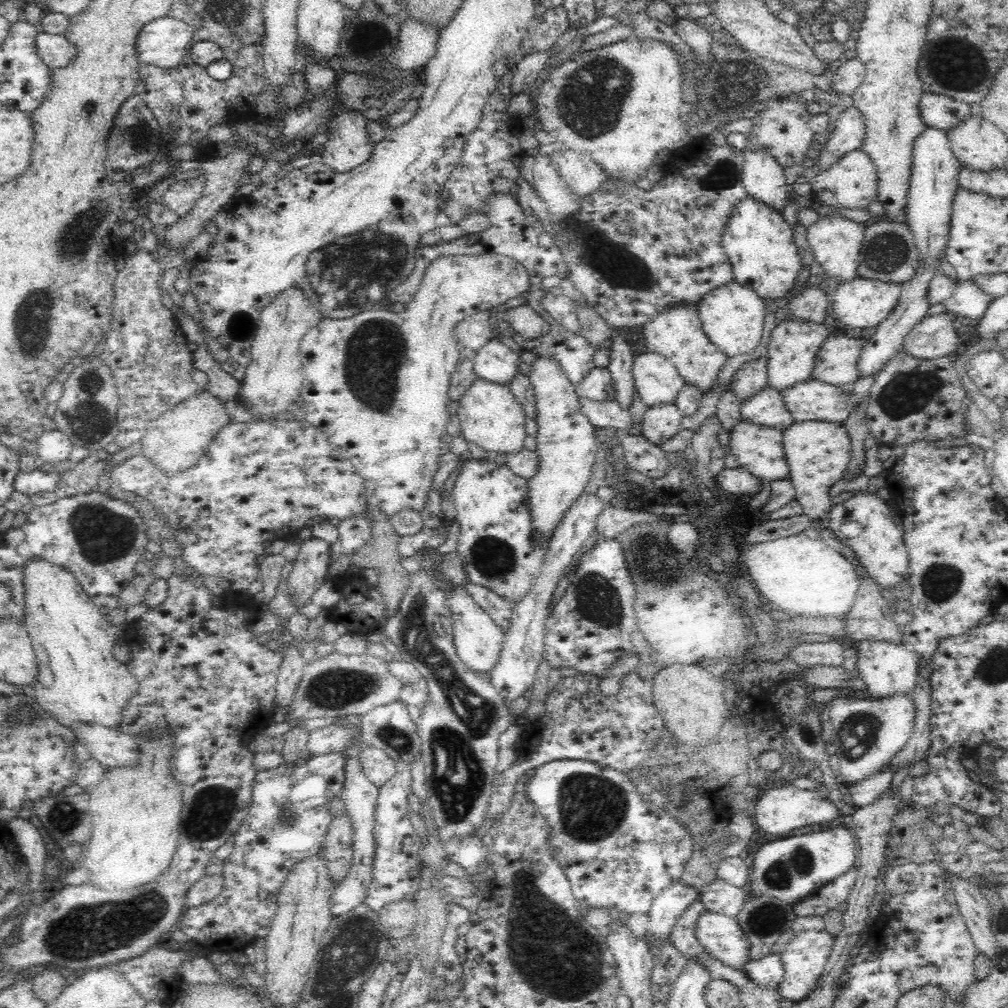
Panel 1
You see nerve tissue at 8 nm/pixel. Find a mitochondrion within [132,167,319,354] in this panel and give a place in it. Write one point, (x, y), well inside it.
(241, 325)

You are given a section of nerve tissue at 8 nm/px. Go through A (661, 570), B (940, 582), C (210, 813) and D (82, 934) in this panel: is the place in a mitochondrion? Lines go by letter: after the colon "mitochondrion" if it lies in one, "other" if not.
A: mitochondrion
B: mitochondrion
C: mitochondrion
D: mitochondrion

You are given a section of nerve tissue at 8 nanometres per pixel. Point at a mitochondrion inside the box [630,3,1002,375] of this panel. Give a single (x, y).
(954, 62)

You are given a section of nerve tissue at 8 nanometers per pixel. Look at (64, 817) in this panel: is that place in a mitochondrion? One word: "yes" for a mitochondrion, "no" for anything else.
yes

